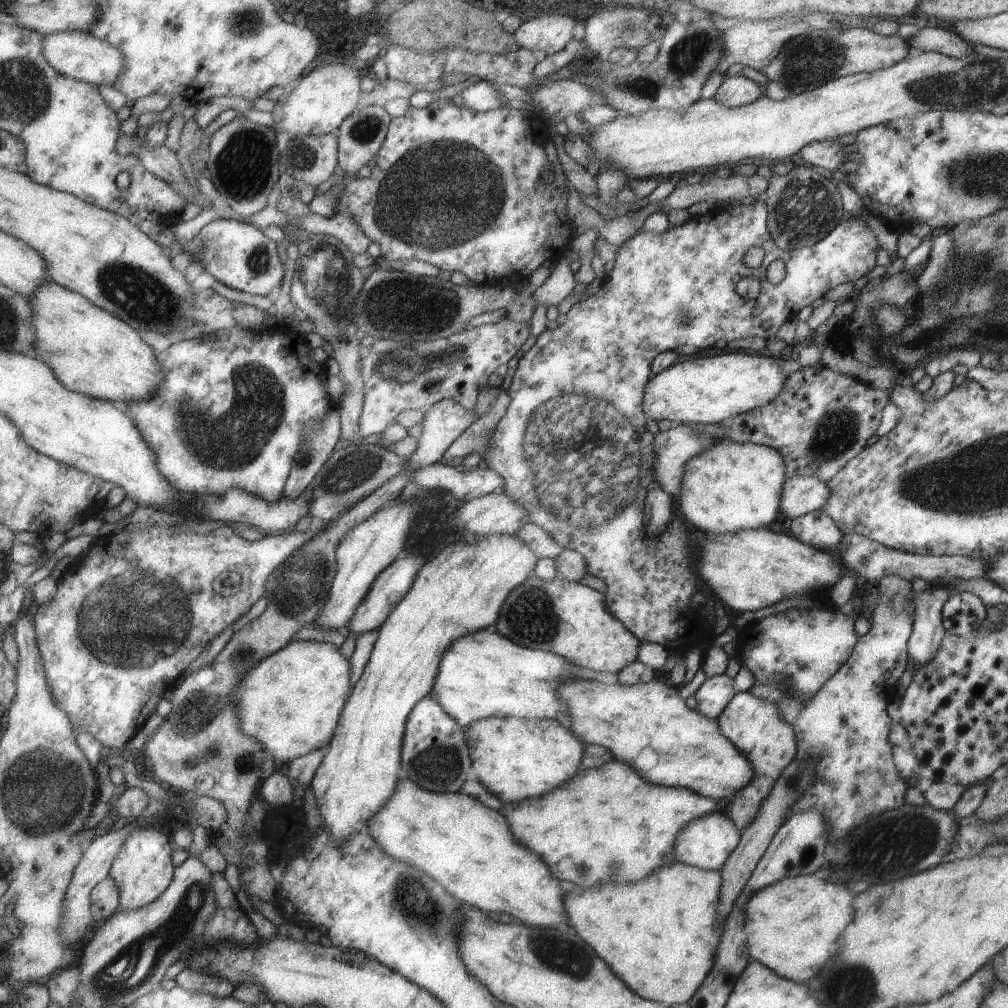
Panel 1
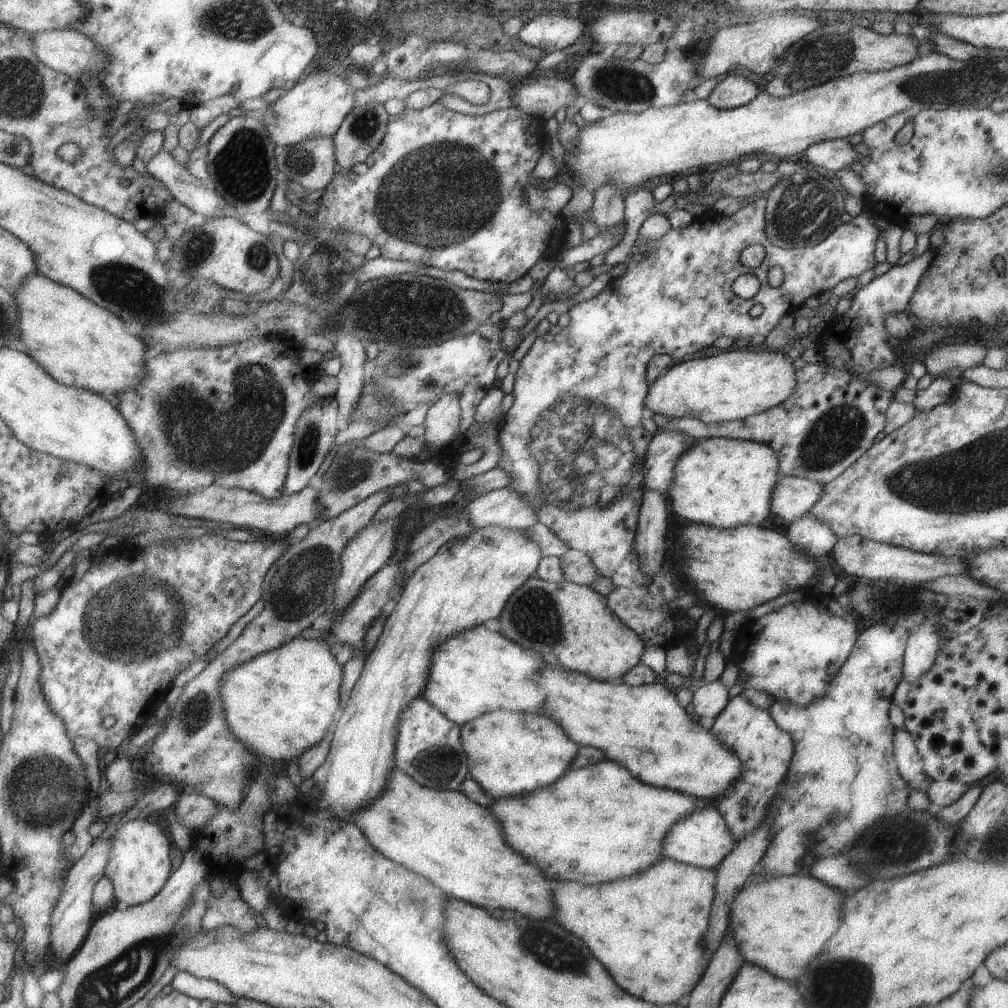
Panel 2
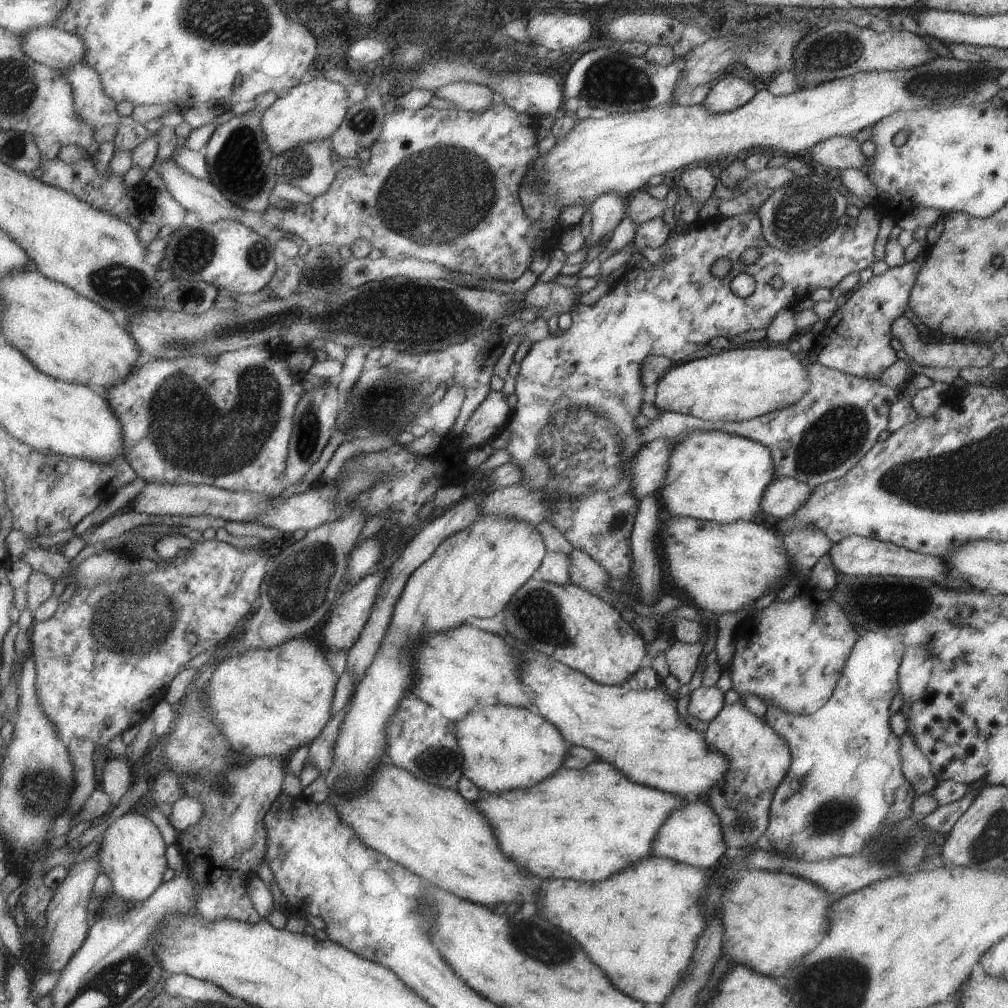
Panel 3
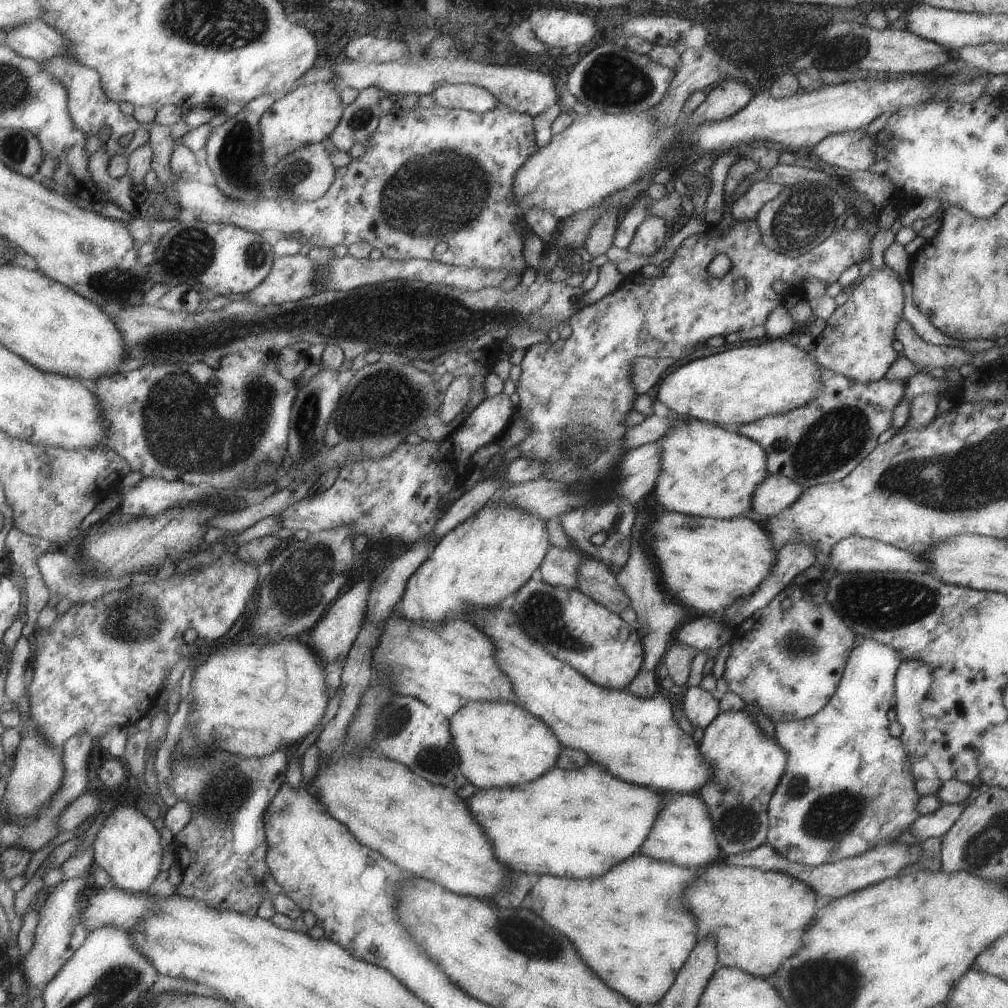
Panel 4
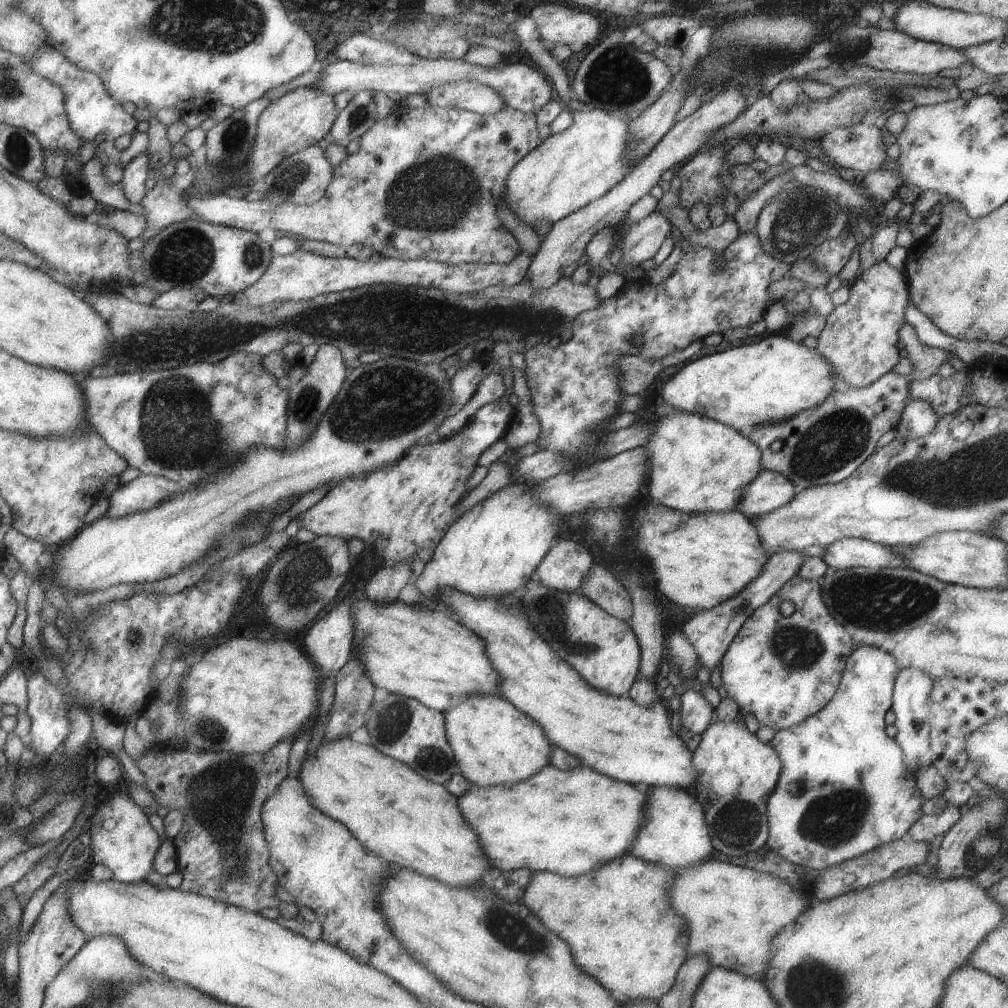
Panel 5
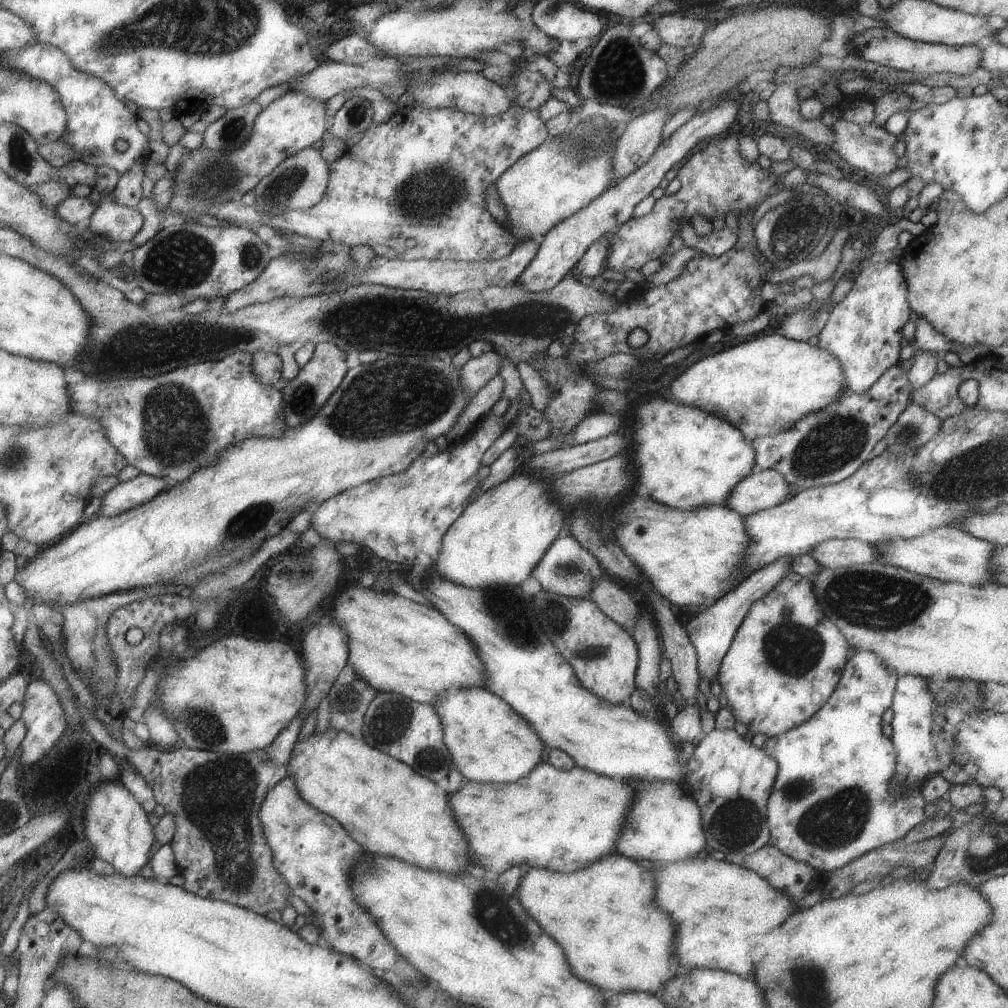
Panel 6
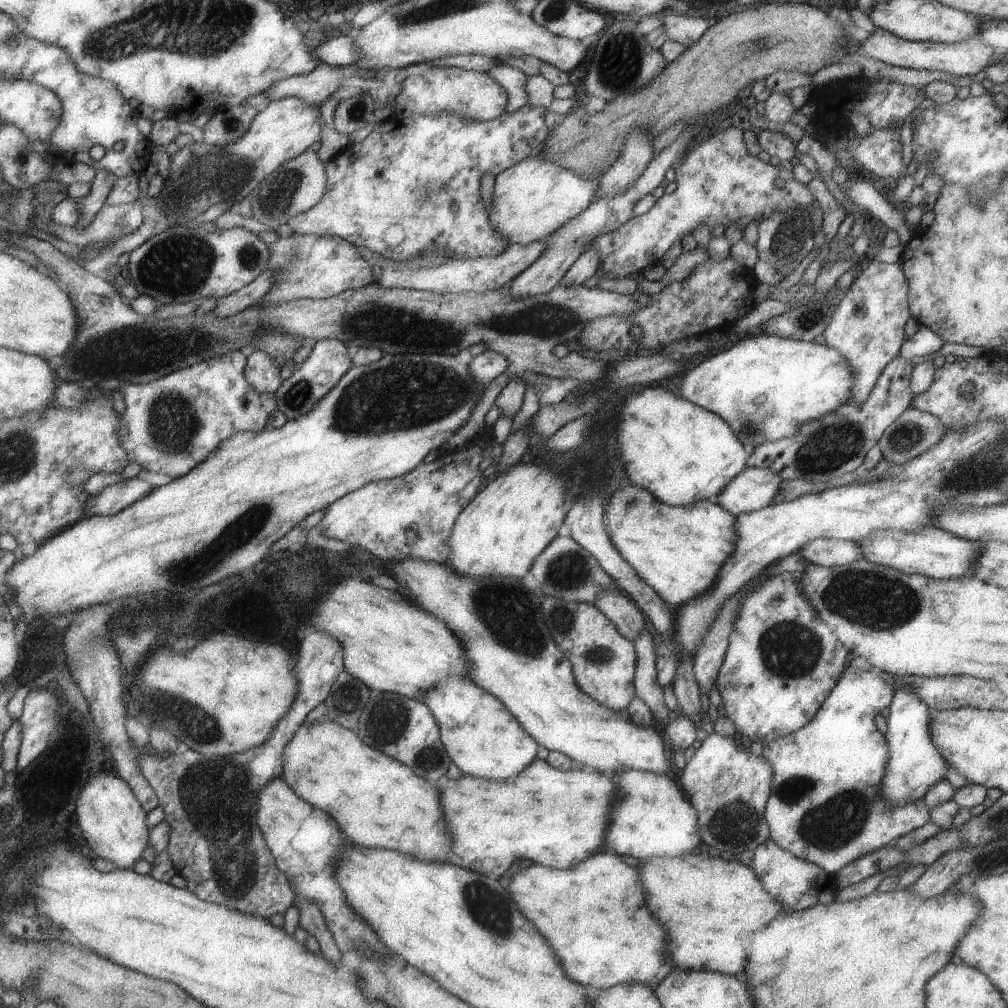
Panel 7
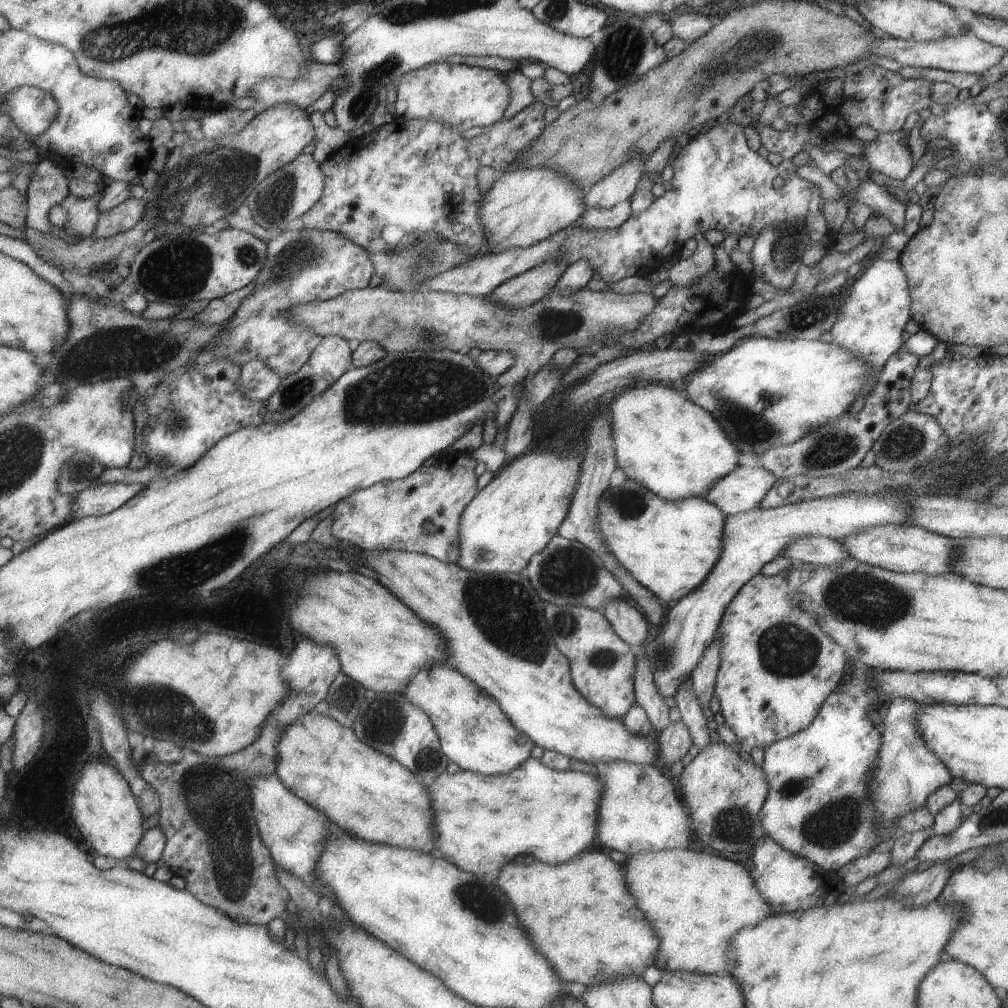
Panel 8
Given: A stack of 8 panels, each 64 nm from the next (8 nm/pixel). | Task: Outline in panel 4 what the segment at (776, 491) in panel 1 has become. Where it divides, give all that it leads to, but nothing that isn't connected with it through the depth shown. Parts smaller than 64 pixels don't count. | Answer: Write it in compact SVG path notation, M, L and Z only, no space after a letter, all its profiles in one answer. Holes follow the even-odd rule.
M681 419L670 426L666 435L656 440L660 456L658 477L653 485L653 498L663 510L694 517L718 519L743 515L750 509L751 495L758 482L766 477L766 452L757 442L733 429L699 419Z

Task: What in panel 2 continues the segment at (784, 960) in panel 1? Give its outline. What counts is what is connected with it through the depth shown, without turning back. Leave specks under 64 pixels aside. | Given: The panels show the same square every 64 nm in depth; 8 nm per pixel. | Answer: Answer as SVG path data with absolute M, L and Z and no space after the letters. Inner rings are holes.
M751 873L735 893L728 912L728 932L732 935L738 953L744 962L758 966L777 978L793 981L803 972L807 962L823 949L823 942L837 930L837 906L846 894L825 886L809 875L781 875L760 877Z

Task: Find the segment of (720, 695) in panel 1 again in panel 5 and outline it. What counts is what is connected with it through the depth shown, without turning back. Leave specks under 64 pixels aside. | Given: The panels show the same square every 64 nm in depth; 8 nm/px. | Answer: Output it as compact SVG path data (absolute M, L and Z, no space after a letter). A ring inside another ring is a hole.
M689 689L685 691L680 696L680 706L681 709L679 712L679 724L683 730L687 730L689 734L701 734L709 725L709 719L711 718L711 714L714 712L712 708L712 704L708 703L705 699L701 691L698 692Z

